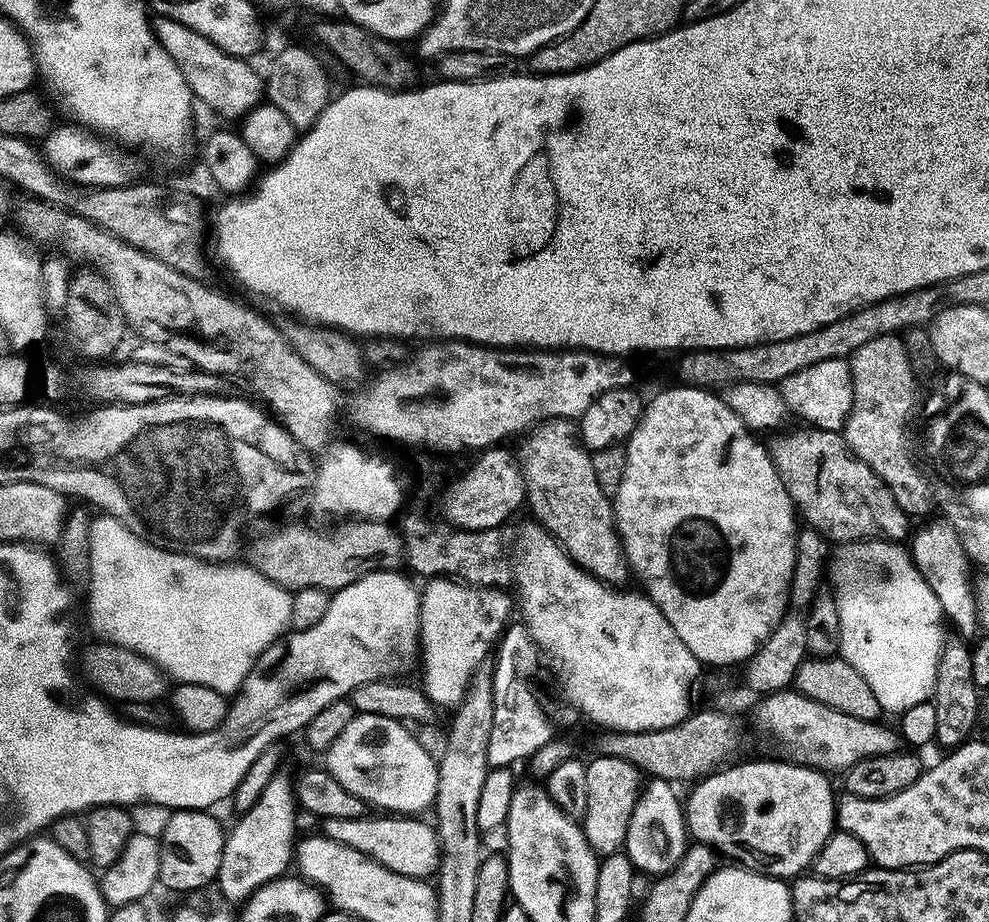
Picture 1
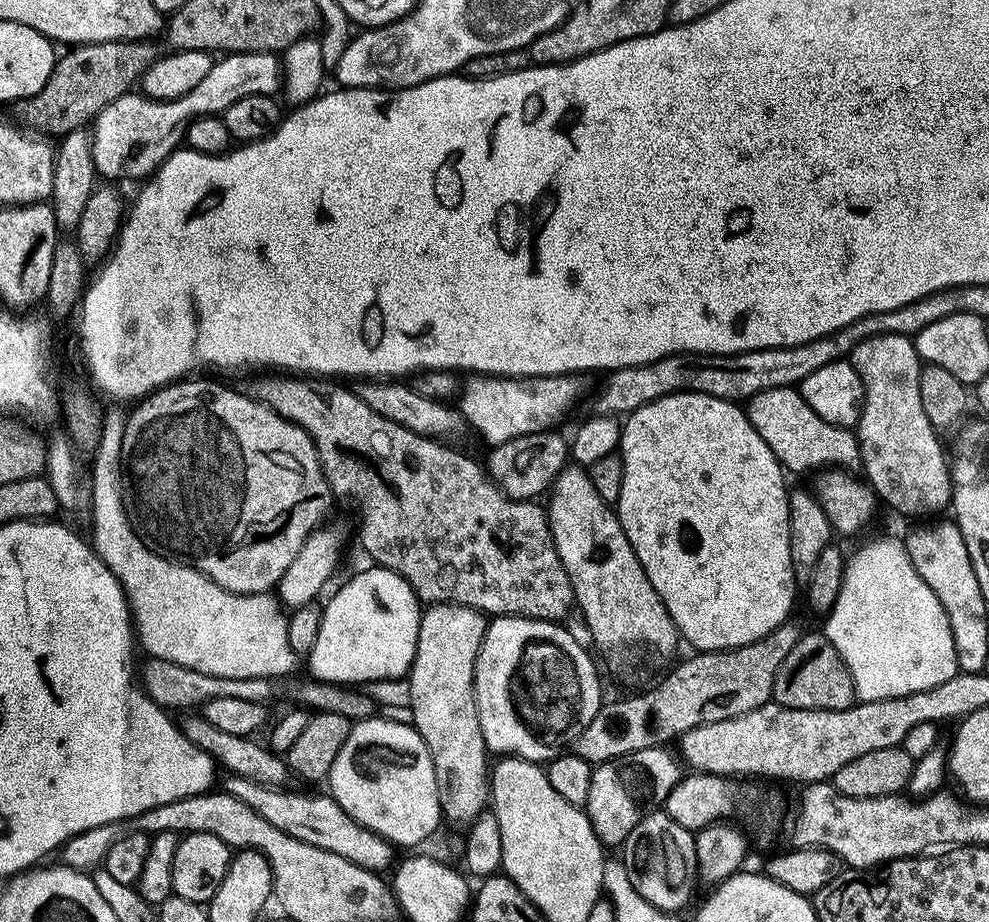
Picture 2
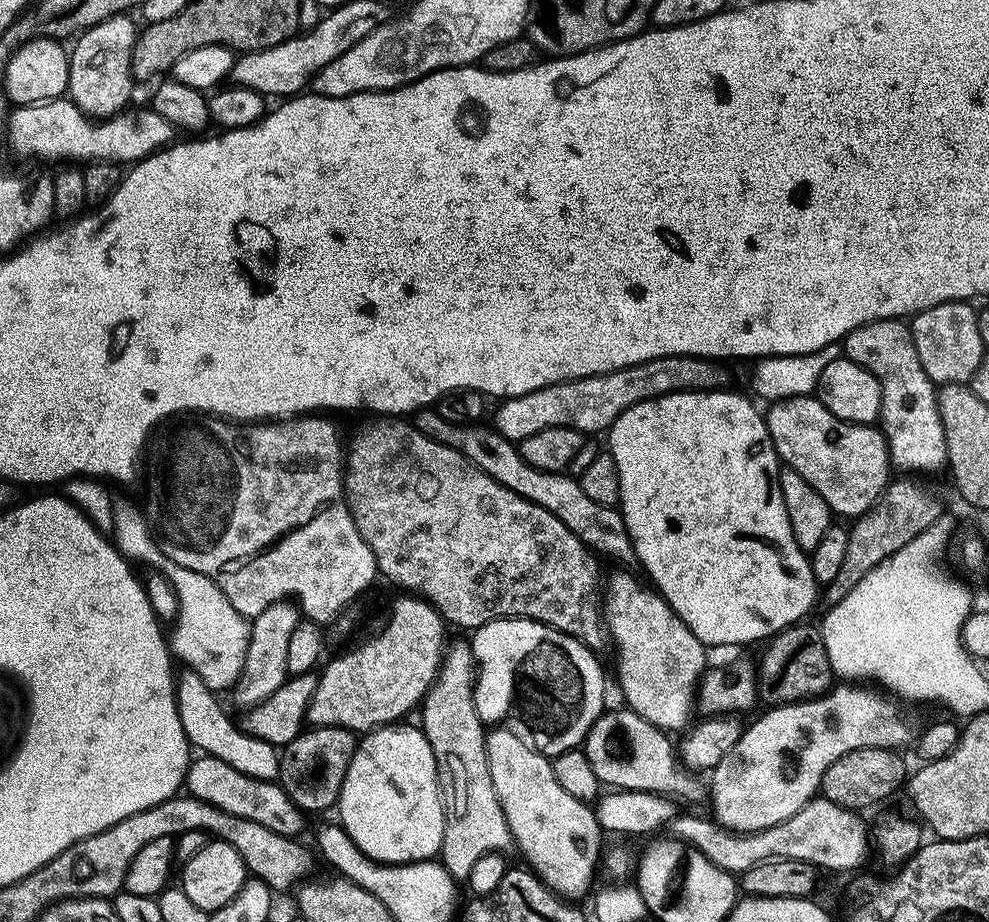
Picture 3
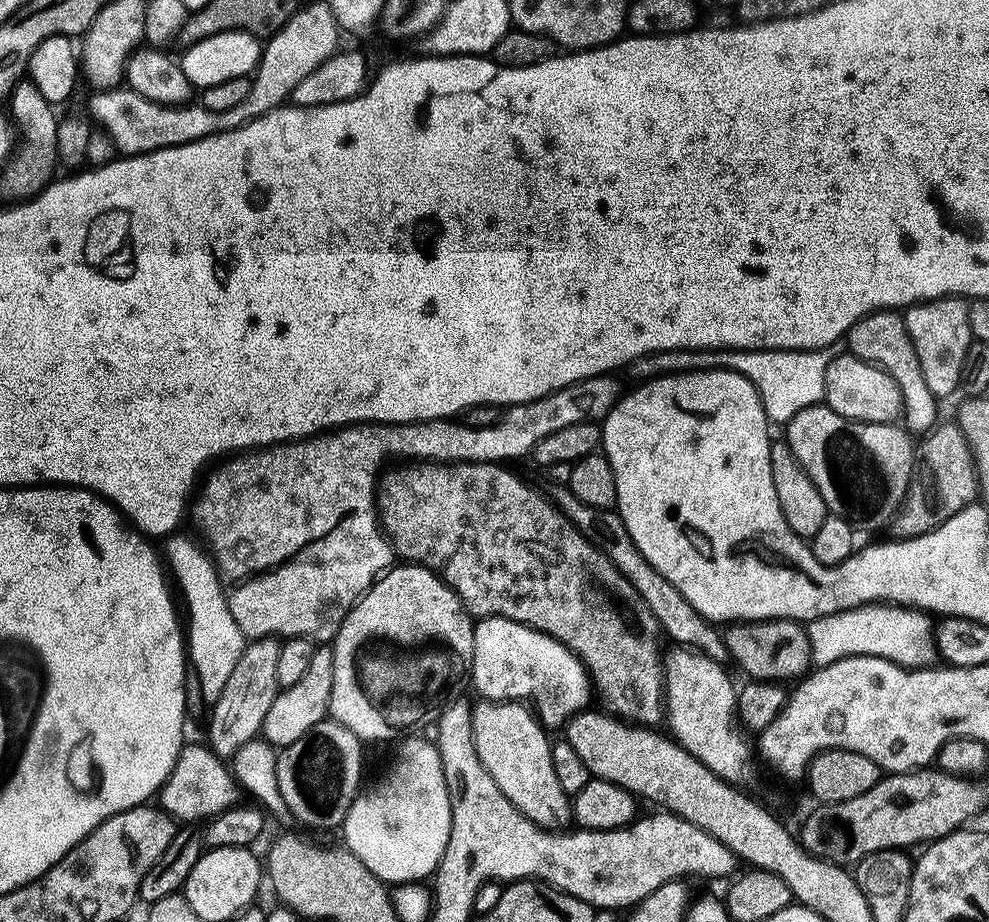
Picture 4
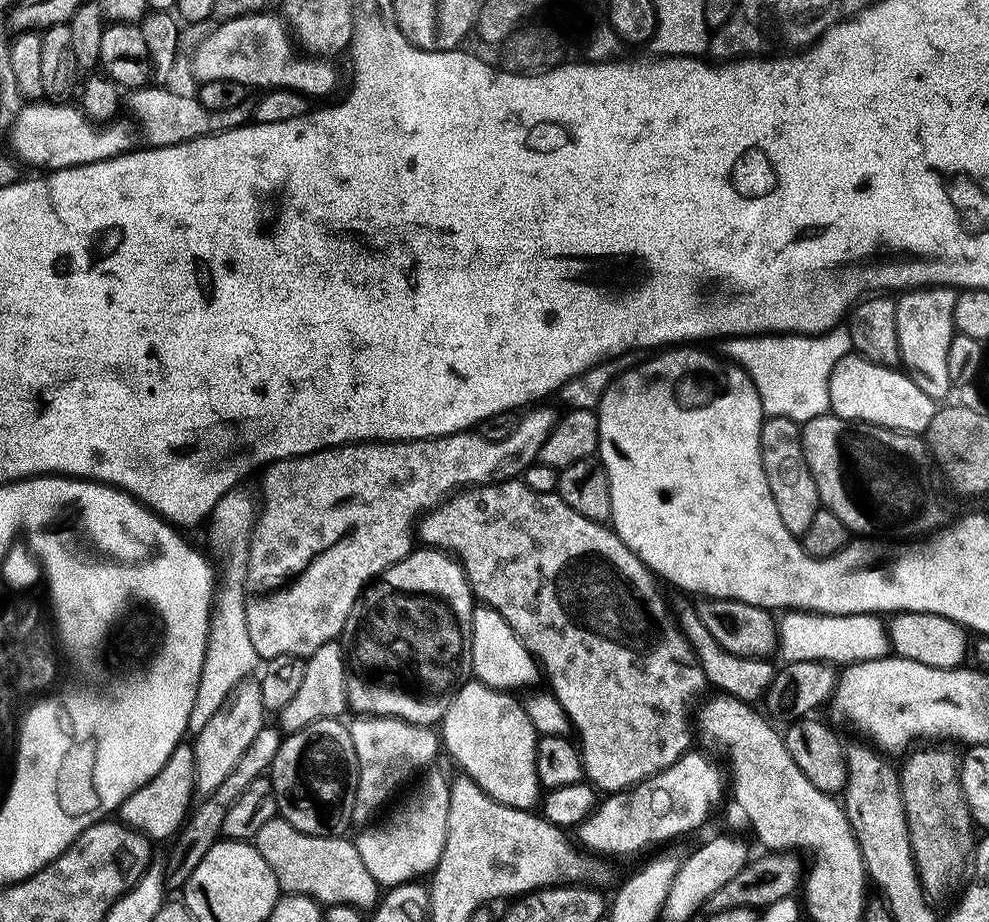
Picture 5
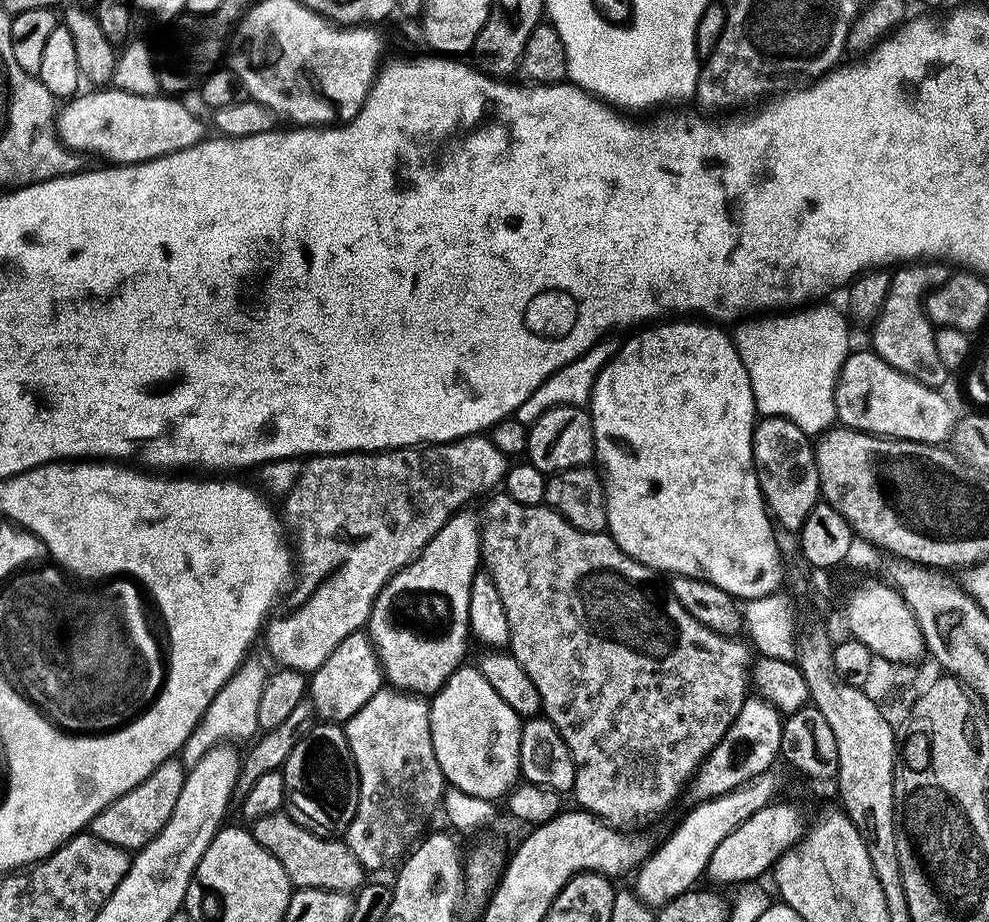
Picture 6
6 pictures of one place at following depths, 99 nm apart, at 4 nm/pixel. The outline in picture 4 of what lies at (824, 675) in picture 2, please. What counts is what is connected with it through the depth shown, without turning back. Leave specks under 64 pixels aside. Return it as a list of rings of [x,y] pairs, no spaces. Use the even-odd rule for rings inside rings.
[[[739,621],[727,627],[723,637],[731,659],[749,674],[751,681],[794,682],[803,679],[813,667],[808,631],[799,621]]]

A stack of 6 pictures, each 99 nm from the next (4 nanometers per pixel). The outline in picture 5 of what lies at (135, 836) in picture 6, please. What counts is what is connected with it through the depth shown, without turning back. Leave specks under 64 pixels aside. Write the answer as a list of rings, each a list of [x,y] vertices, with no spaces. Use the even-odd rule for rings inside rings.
[[[185,742],[179,744],[174,754],[170,754],[160,773],[120,807],[118,820],[153,842],[168,839],[171,841],[187,823],[194,808],[192,799],[197,799],[197,796],[196,749],[191,743]]]

